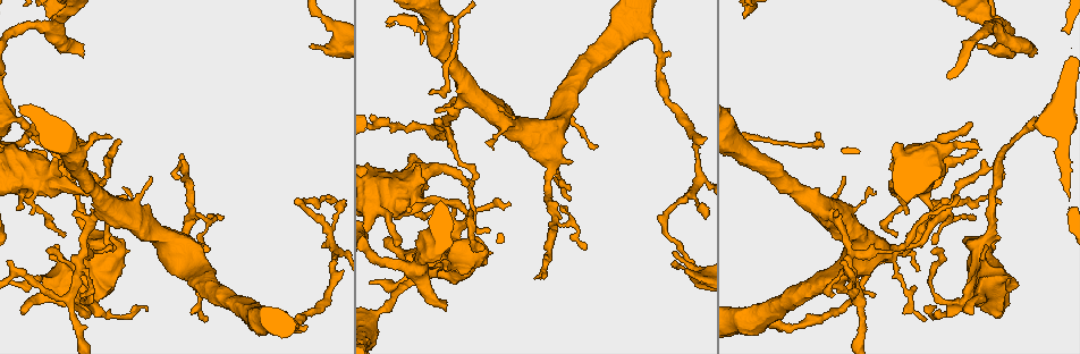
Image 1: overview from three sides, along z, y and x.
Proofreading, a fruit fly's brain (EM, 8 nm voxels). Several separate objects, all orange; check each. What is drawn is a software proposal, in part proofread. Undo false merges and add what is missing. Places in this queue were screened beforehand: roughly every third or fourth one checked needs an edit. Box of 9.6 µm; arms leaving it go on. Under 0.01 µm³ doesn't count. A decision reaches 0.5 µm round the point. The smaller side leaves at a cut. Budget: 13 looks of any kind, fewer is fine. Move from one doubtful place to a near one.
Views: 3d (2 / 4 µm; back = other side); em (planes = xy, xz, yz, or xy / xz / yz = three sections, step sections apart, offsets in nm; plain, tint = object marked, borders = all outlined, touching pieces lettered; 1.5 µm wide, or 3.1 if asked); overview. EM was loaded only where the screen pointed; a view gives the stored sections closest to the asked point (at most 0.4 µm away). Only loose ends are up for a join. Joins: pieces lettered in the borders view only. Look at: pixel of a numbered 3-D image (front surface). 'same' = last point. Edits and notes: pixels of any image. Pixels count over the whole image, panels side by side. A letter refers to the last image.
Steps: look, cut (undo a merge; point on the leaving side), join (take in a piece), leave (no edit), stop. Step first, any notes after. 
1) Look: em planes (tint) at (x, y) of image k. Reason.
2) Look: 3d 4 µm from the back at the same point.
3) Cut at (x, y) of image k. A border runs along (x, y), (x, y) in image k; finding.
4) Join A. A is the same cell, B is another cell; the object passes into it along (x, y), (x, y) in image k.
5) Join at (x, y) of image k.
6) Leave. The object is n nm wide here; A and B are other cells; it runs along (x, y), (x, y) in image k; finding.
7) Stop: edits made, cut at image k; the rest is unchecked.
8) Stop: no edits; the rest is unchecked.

Look: em planes (borders) at (387, 126) of image 1. Abrupt turn.

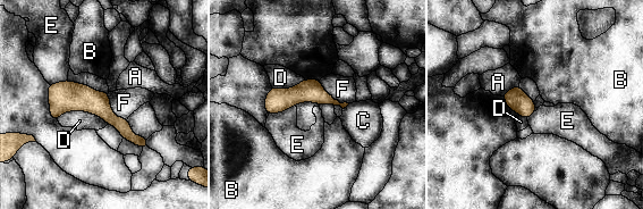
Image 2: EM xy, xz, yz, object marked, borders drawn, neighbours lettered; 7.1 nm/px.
Leave. A, B, C, D, E and F are other cells; one neuron here.

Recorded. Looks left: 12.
Look: em planes (borders) at (32, 201) of image 1. Sudden change in width.

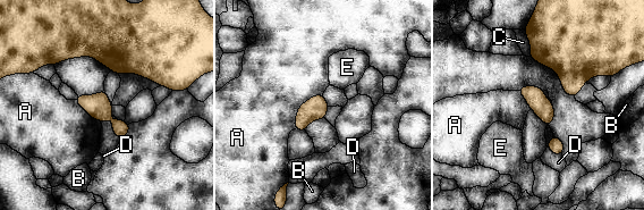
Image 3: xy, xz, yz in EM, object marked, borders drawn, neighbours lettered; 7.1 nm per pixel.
Leave. A, B, C, D and E are other cells; a border runs along (322, 93), (298, 108), (294, 128) in image 3; all the same neuron.

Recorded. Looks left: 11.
Look: em xy step 8 (borders) at (969, 123) of image 1. An open end.

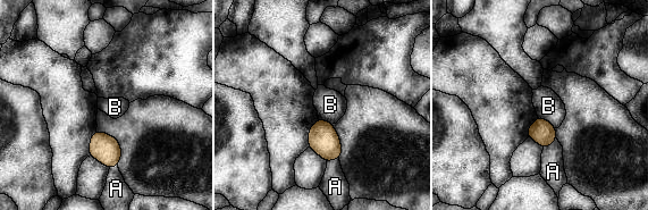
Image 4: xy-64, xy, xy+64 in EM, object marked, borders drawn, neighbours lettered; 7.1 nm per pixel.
Look: em planes (borders) at the same point. Another direction.

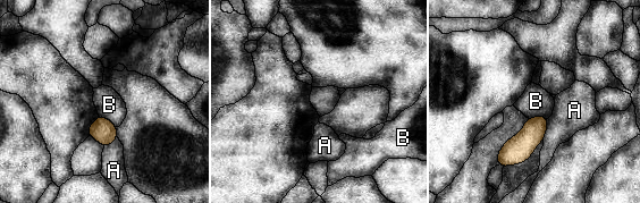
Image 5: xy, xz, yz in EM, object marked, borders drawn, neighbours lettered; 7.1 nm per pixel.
Leave. The object is 170 nm wide here; A and B are other cells; no lettered piece goes on from it.

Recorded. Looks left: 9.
Look: 3d 4 µm at (446, 309) of image 1. Thick end.

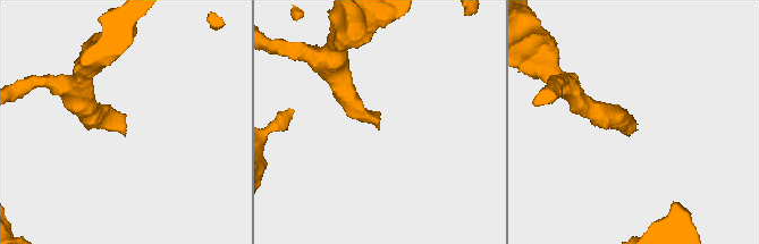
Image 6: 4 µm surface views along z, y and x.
Look: em planes (borders) at (124, 129) of image 6. Shape alone is not enough.

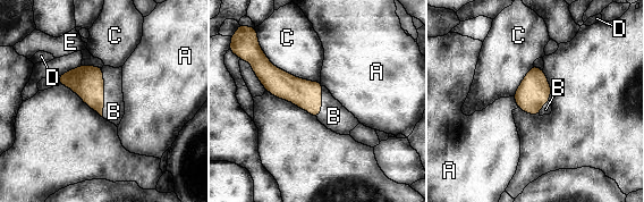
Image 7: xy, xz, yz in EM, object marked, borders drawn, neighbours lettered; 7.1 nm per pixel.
Join B. B is the same cell, A, C, D and E are other cells; the object passes into it along (87, 82), (103, 91), (113, 111) in image 7; it goes on there.

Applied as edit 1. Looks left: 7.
Look: em planes (borders) at (447, 18) of image 1. Small branch off a trunk.

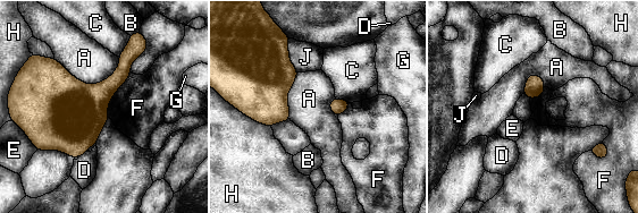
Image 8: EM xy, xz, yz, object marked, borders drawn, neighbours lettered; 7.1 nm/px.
Leave. A, B, C, D, E, F, G, H and J are other cells; a border runs along (131, 73), (109, 101), (108, 117) in image 8; one neuron here.

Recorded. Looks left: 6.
Stop: edits made, join at image 7; the rest is unchecked.

